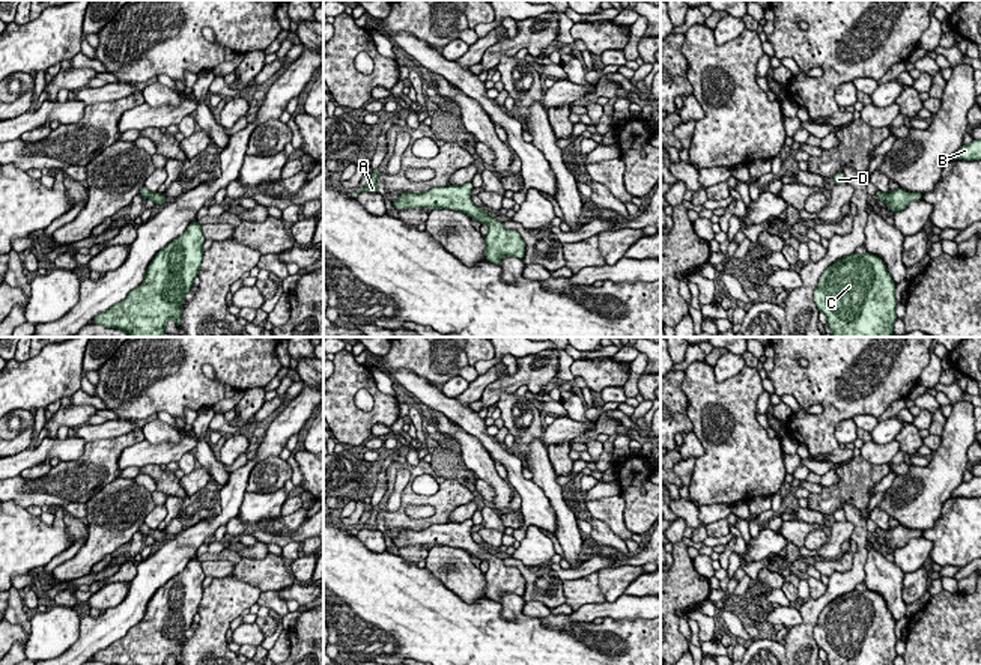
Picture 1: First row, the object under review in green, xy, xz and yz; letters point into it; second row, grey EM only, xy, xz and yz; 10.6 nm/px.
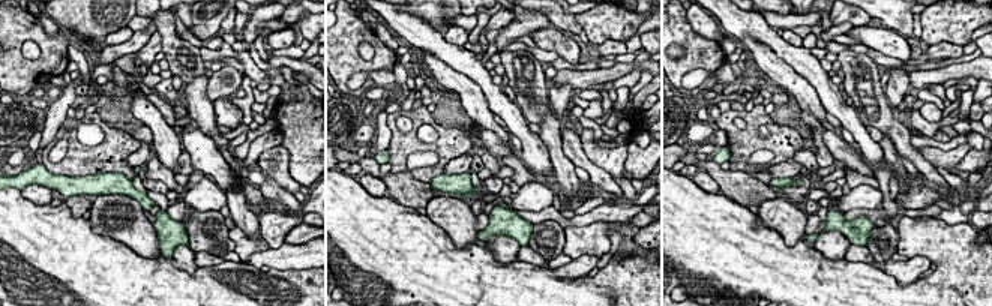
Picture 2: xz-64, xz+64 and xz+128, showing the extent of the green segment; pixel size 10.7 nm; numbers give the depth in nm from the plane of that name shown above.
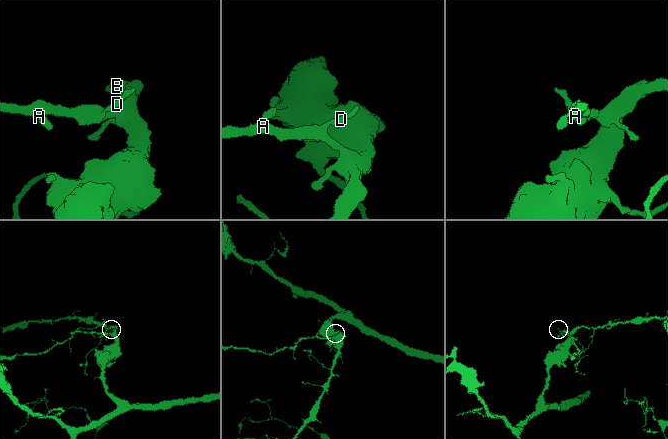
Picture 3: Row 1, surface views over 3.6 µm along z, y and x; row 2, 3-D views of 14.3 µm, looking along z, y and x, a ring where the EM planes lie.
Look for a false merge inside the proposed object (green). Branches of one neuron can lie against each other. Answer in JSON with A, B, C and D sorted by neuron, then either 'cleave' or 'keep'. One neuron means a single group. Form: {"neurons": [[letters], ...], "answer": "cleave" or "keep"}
{"neurons": [["A", "B", "C", "D"]], "answer": "keep"}

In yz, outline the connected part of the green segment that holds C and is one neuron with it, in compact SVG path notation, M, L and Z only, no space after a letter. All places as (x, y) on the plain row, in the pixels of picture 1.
M855 588L823 608L814 636L829 665L894 665L895 623L880 594Z

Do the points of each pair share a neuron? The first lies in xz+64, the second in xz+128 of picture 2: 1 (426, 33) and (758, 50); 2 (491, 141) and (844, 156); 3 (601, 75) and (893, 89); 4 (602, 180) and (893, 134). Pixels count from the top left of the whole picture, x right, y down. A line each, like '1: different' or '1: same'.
1: different
2: same
3: different
4: same

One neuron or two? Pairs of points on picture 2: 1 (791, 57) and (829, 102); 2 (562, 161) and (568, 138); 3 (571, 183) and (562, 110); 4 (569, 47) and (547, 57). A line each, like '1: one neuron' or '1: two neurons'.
1: one neuron
2: two neurons
3: two neurons
4: two neurons

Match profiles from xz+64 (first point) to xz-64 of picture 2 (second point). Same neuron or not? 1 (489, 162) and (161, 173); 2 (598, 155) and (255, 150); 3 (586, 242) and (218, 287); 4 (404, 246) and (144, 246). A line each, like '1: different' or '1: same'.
1: same
2: different
3: same
4: different

